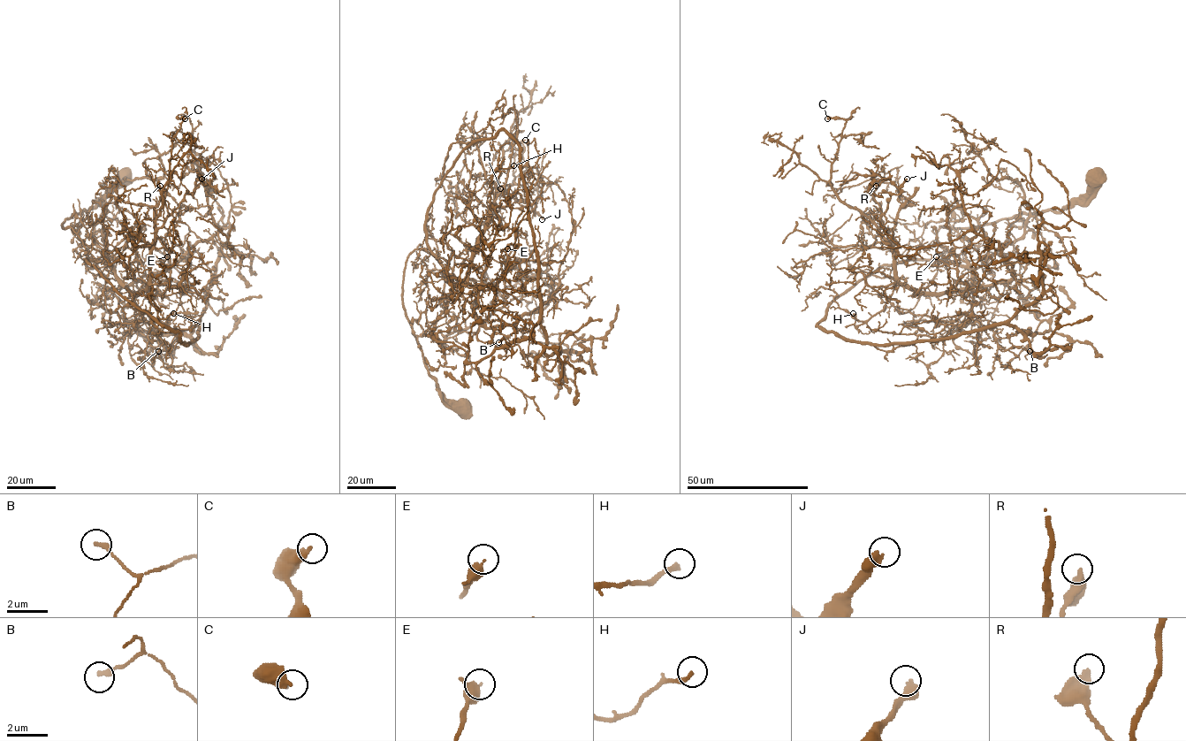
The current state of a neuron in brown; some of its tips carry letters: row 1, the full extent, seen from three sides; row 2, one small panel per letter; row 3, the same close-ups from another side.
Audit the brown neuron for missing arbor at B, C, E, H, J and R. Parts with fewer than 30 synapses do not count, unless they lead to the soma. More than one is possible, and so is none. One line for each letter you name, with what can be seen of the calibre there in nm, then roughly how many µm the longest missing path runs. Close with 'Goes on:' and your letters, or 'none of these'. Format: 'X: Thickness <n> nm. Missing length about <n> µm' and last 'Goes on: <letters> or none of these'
Goes on: none of these

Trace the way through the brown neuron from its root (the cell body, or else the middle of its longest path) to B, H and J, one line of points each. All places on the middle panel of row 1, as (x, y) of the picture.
B: (464, 407), (413, 332), (408, 255), (475, 285), (513, 328), (498, 342)
H: (464, 407), (428, 370), (403, 305), (405, 262), (424, 249), (461, 284), (492, 176), (513, 165)
J: (464, 407), (447, 400), (428, 370), (403, 305), (405, 262), (424, 249), (461, 284), (498, 191), (542, 219)

